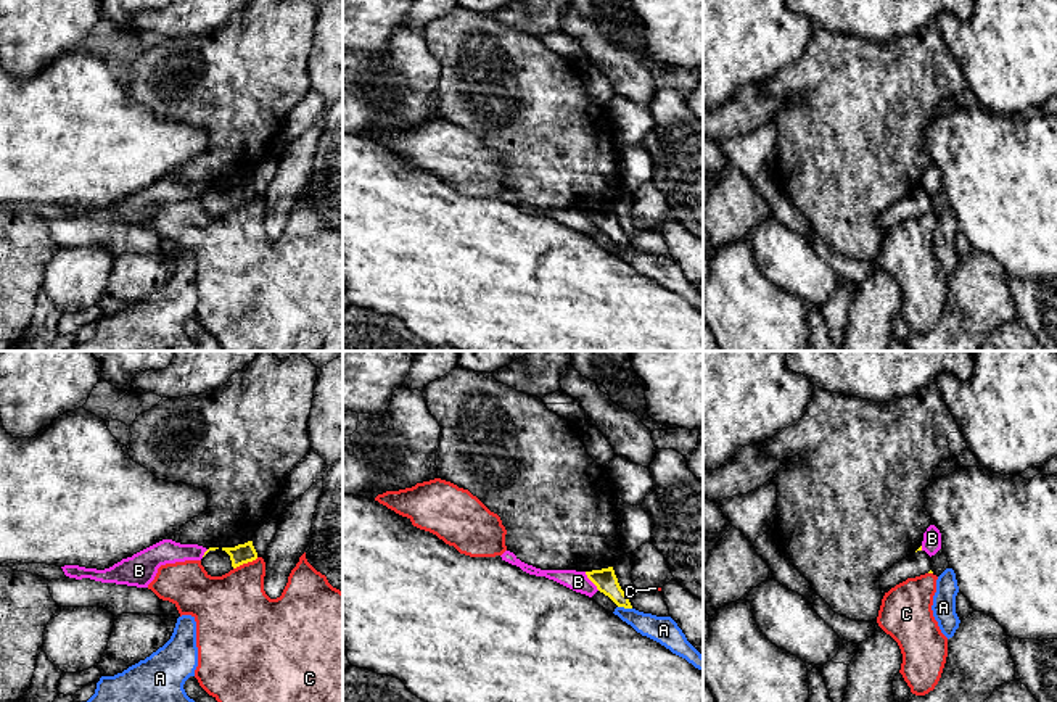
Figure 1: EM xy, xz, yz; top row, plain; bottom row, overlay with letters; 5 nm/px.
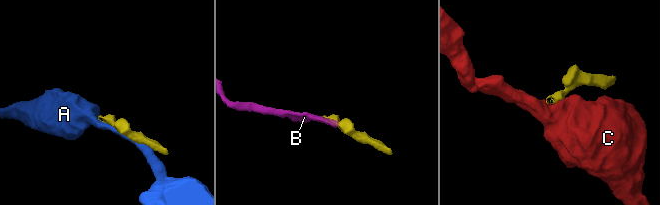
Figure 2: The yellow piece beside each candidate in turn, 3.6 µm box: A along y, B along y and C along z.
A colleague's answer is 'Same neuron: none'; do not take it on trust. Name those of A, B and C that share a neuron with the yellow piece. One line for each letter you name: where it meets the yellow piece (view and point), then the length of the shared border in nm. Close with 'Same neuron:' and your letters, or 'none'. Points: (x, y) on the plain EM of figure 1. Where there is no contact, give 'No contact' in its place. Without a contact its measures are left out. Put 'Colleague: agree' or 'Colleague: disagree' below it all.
Same neuron: none
Colleague: agree

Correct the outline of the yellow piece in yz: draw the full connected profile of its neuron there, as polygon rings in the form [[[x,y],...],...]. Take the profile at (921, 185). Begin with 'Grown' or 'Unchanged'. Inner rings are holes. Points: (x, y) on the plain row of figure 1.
Grown. [[[920,185],[914,193],[895,203],[880,216],[882,233],[885,235],[891,227],[906,221],[907,217],[915,217],[925,213],[933,213],[932,200]]]

